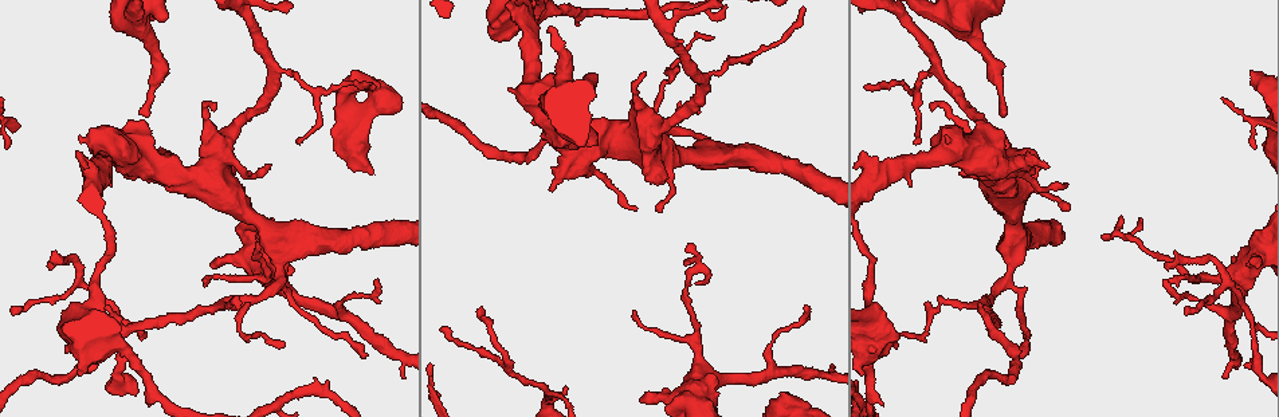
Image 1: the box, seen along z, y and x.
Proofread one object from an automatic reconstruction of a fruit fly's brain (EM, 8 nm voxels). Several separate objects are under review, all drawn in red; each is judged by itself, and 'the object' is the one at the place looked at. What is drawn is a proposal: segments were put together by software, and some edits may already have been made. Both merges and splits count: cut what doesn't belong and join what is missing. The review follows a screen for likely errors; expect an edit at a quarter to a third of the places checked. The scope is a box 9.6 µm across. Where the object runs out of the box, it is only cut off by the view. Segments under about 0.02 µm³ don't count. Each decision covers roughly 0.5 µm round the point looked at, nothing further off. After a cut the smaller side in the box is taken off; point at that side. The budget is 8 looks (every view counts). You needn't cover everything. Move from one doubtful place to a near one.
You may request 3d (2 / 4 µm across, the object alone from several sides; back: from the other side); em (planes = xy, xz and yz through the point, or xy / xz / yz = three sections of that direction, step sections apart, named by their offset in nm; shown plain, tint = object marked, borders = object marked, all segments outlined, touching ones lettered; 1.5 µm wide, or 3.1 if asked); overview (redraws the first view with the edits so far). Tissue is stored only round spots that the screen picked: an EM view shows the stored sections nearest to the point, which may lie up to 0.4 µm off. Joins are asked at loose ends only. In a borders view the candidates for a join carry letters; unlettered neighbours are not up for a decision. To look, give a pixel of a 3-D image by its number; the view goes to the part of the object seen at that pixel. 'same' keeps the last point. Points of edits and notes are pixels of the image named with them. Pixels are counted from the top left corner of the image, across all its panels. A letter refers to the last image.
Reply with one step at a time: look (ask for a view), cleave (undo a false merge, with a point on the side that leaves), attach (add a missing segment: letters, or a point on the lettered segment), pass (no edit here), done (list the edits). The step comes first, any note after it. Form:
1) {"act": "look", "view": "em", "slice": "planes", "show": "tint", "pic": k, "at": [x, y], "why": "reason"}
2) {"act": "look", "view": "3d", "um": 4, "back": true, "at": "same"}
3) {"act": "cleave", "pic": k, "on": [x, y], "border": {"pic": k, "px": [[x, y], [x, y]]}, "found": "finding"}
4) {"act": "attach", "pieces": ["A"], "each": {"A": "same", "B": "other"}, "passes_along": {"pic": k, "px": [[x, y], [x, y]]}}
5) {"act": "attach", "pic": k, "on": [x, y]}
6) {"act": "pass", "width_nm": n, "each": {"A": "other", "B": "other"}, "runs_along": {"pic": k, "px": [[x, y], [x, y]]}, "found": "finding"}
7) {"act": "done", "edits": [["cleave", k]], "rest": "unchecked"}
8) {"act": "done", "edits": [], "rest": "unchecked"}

{"act": "look", "view": "3d", "um": 2, "pic": 1, "at": [1252, 323], "why": "branch point"}

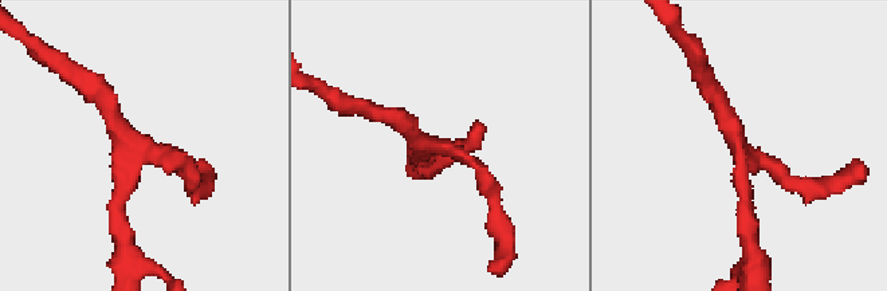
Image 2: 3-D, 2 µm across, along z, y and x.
{"act": "look", "view": "em", "slice": "yz", "step": 4, "show": "borders", "pic": 2, "at": [740, 153], "arms": 3, "why": "shape alone is not enough"}

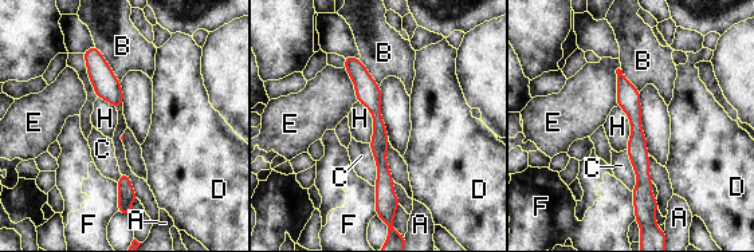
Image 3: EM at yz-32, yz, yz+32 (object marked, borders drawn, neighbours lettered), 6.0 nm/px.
{"act": "look", "view": "em", "slice": "planes", "show": "borders", "at": "same", "why": "another direction"}

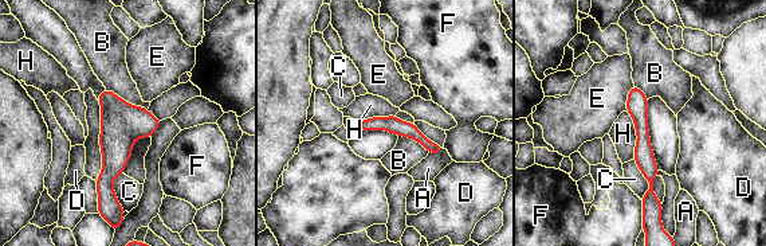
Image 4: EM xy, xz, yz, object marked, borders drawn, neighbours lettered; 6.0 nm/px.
{"act": "pass", "each": {"A": "other", "B": "other", "C": "other", "D": "other", "E": "other", "F": "other", "H": "other"}, "runs_along": {"pic": 4, "px": [[635, 90], [653, 204]]}, "found": "all the same cell"}

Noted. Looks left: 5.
{"act": "look", "view": "3d", "um": 2, "pic": 1, "at": [986, 302], "why": "two arms in line, one across"}

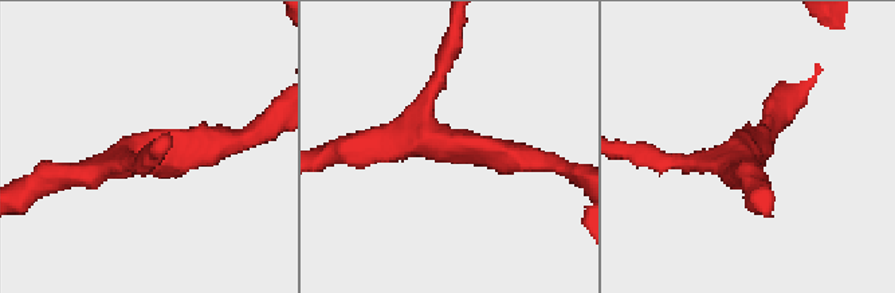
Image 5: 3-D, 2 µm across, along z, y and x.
{"act": "look", "view": "em", "slice": "yz", "step": 4, "show": "tint", "pic": 5, "at": [426, 140], "arms": 3, "why": "need the tissue"}

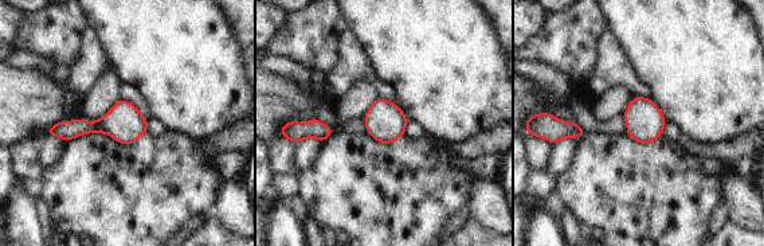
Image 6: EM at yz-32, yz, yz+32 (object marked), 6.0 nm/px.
{"act": "look", "view": "em", "slice": "planes", "show": "borders", "at": "same", "why": "cut it another way"}

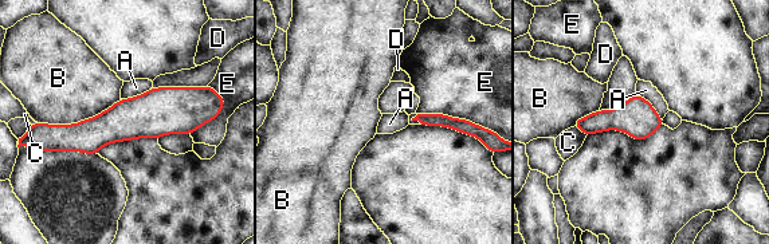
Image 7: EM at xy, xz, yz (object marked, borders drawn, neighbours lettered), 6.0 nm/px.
{"act": "pass", "width_nm": 240, "each": {"A": "other", "B": "other", "C": "other", "D": "other", "E": "other"}, "border": {"pic": 7, "px": [[150, 87], [144, 93], [121, 99]]}, "found": "all the same cell"}

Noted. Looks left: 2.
{"act": "done", "edits": [], "rest": "unchecked"}

